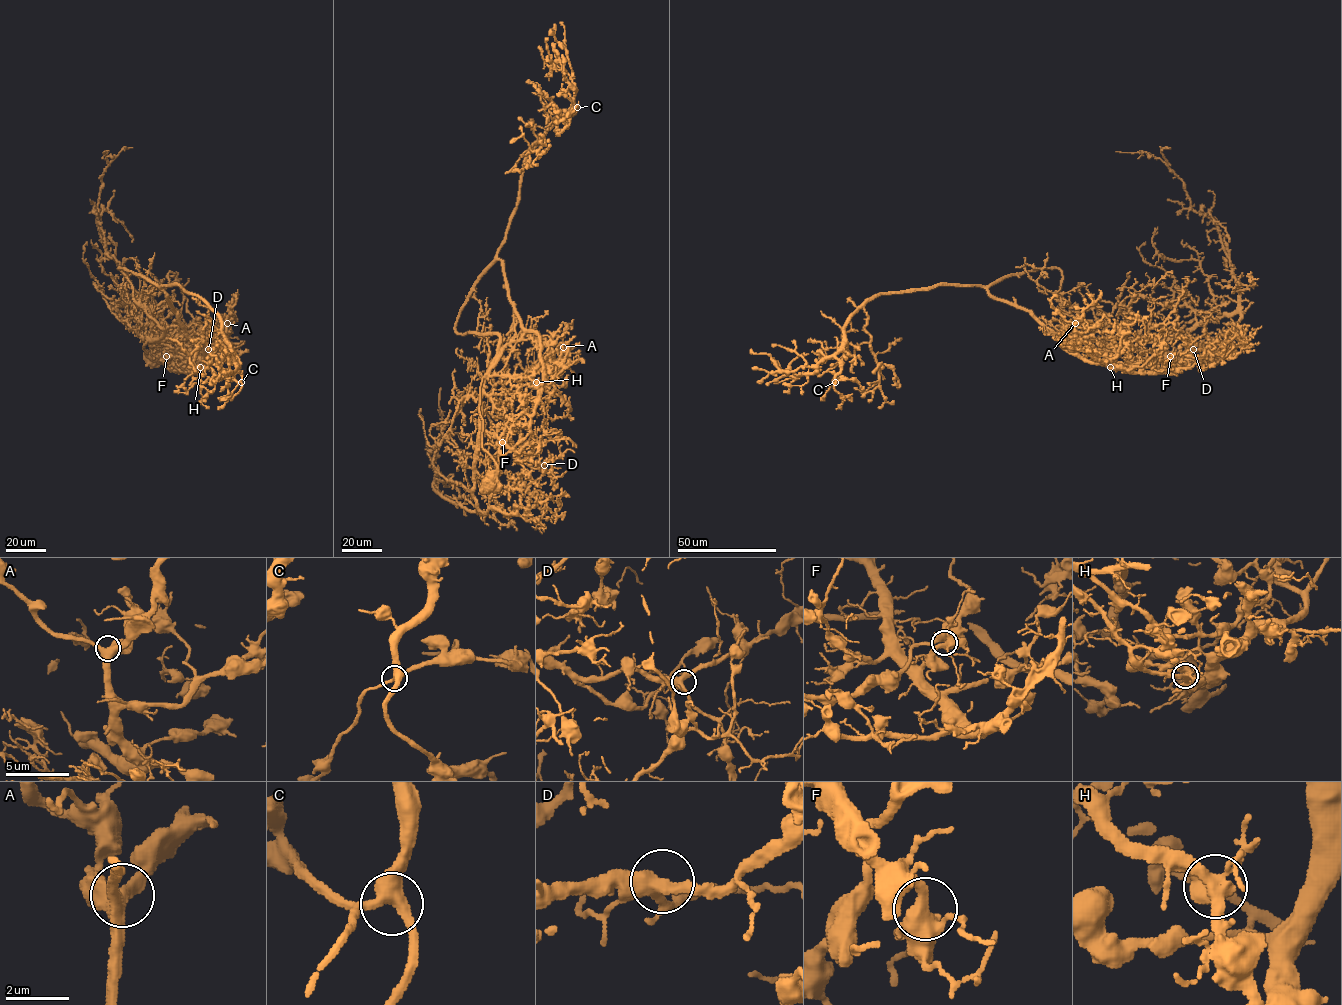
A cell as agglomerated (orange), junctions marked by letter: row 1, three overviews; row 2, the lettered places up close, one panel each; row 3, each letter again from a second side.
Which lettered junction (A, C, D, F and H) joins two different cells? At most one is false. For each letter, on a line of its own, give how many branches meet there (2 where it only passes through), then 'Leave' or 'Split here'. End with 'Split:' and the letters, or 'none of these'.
A: Branches: 4. Leave
C: Branches: 4. Leave
D: Branches: 4. Leave
F: Branches: 4. Leave
H: Branches: 4. Leave
Split: none of these

